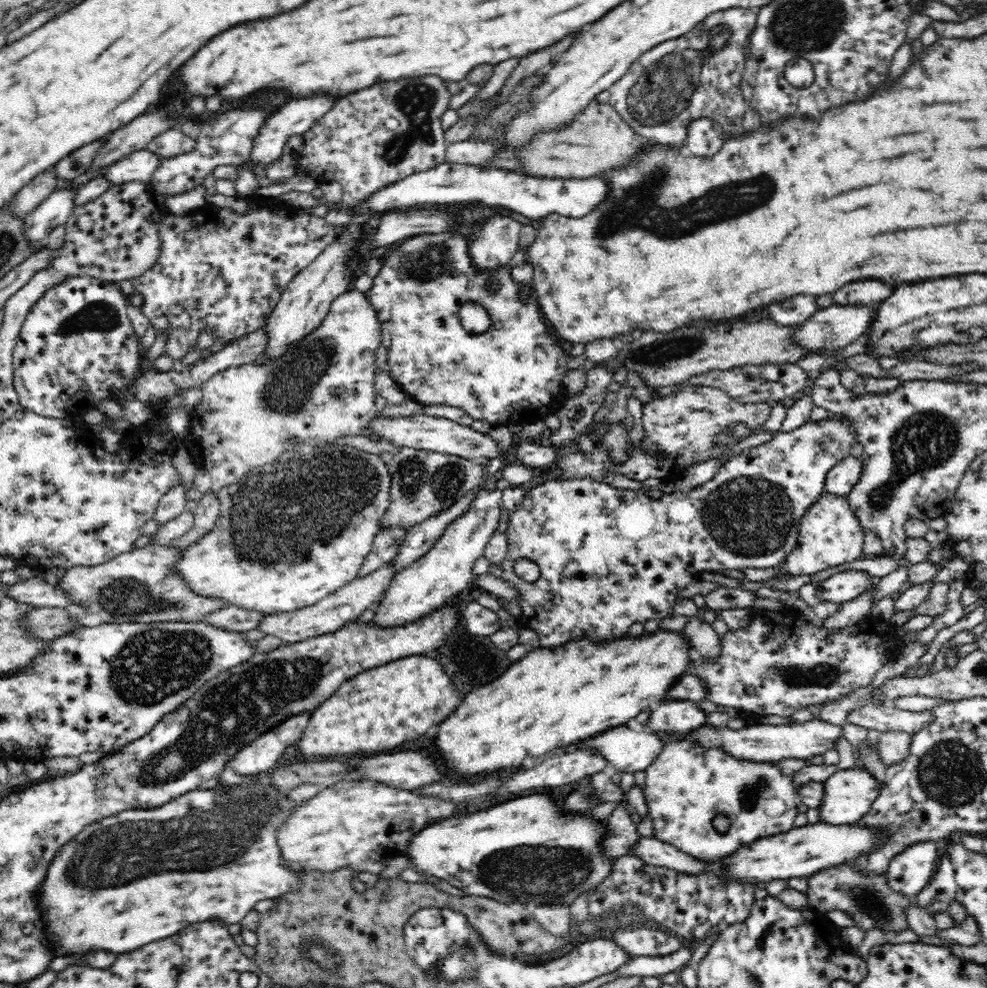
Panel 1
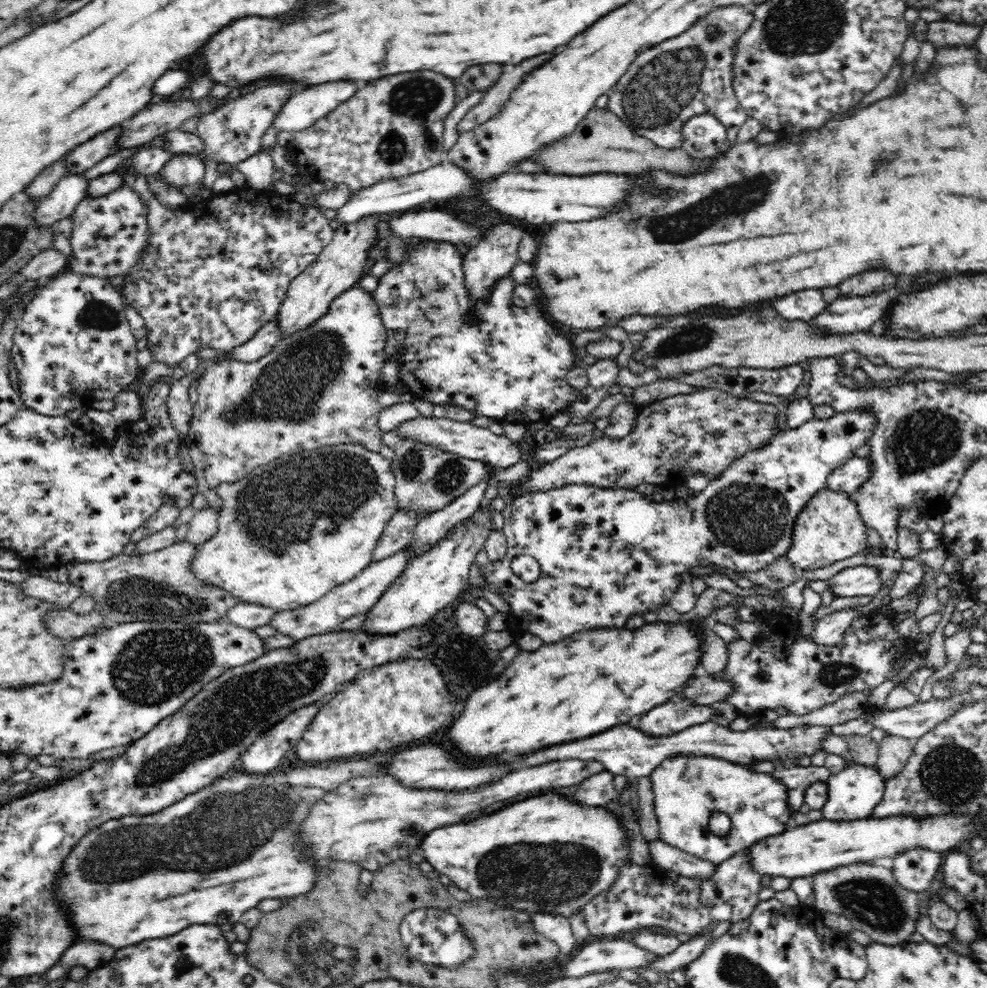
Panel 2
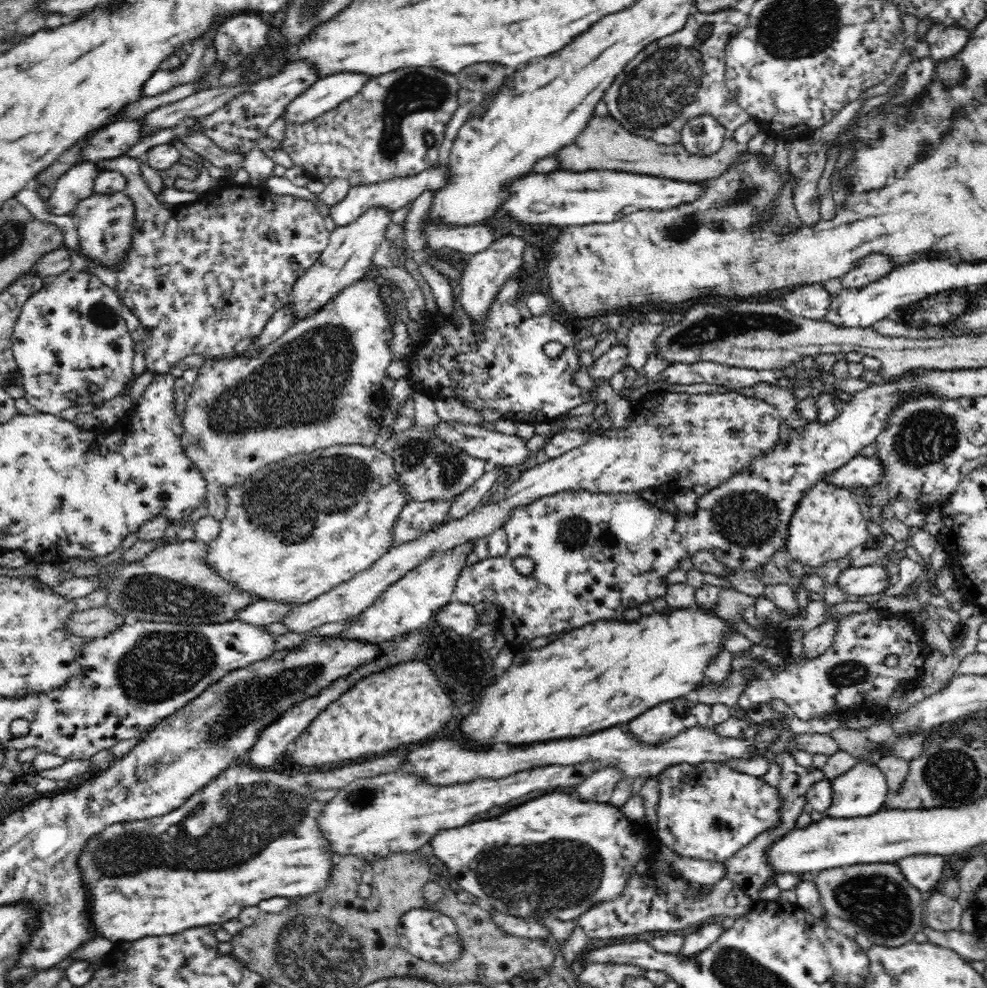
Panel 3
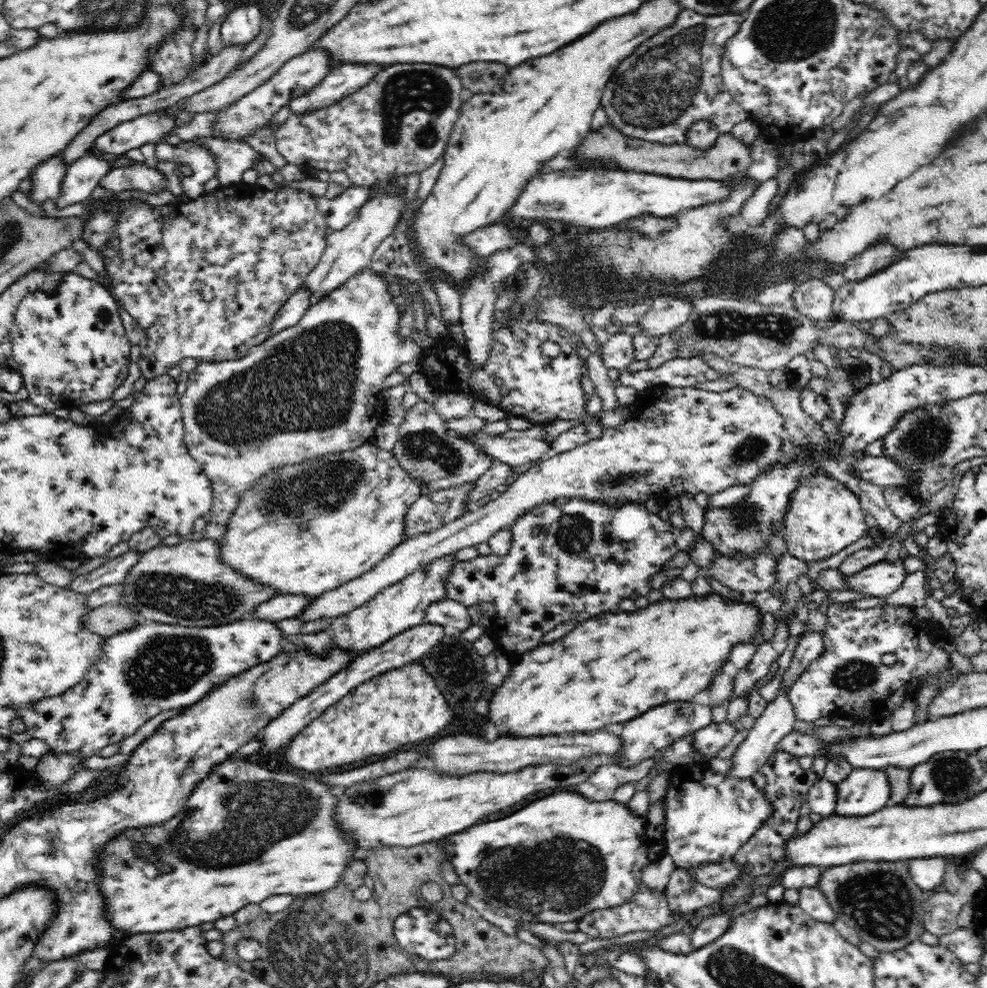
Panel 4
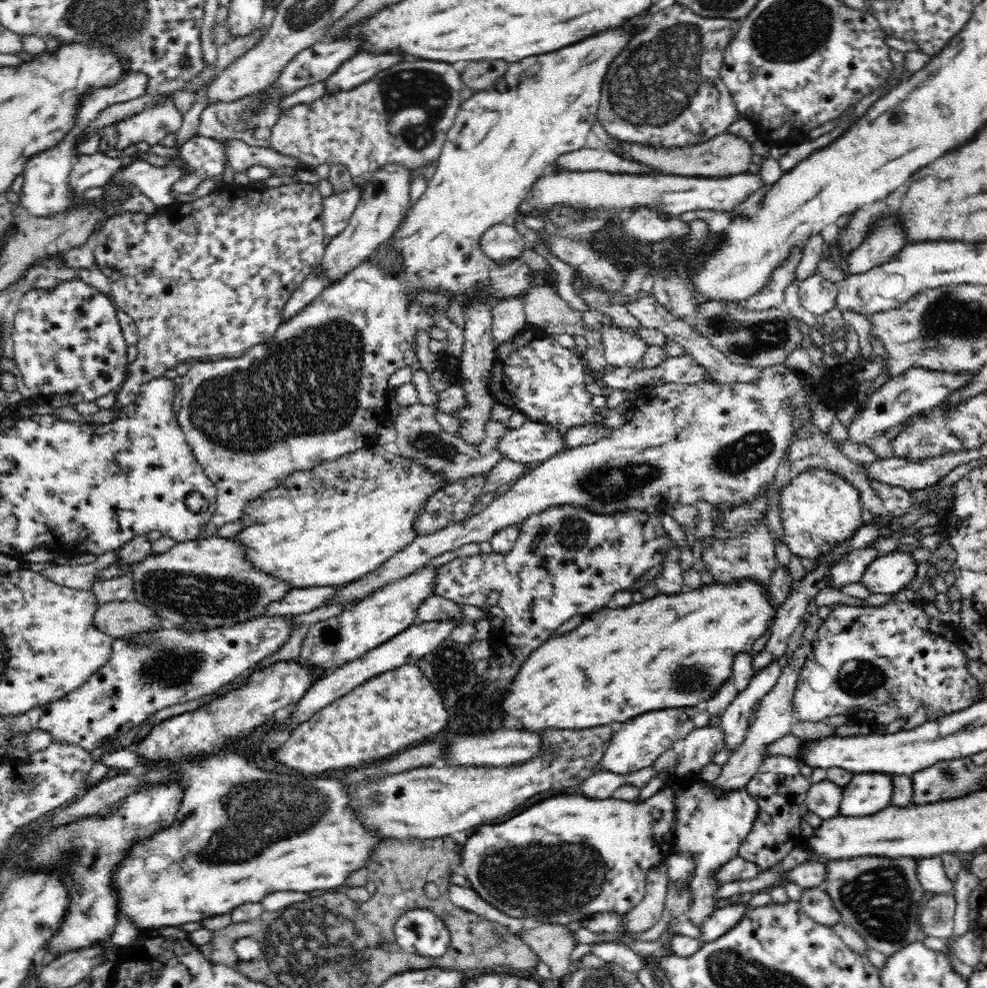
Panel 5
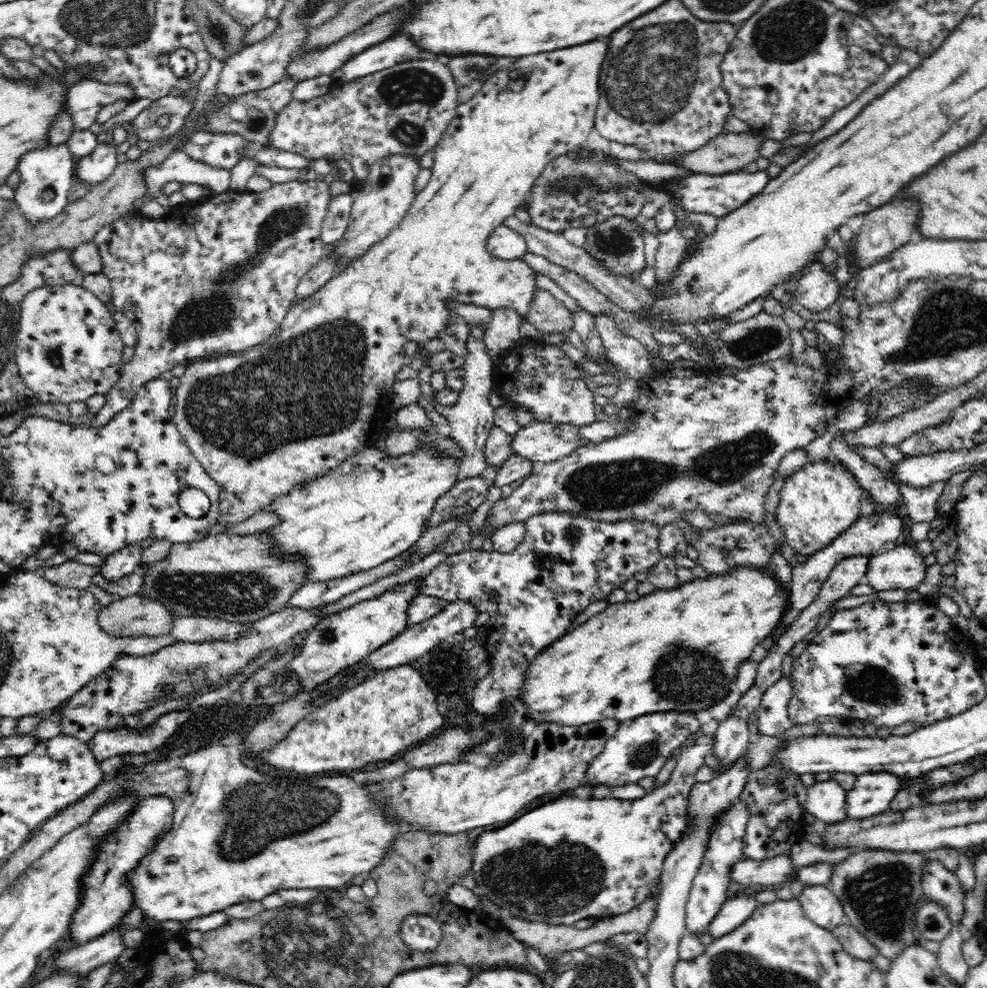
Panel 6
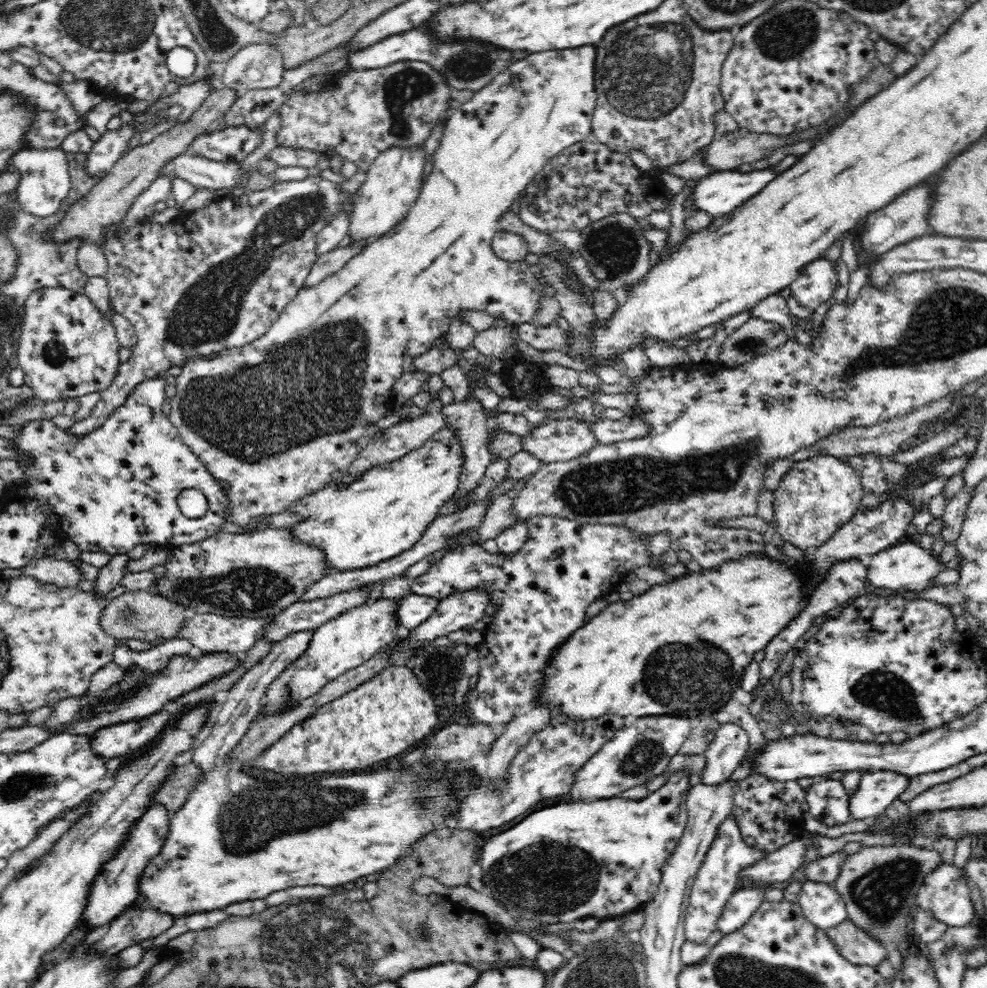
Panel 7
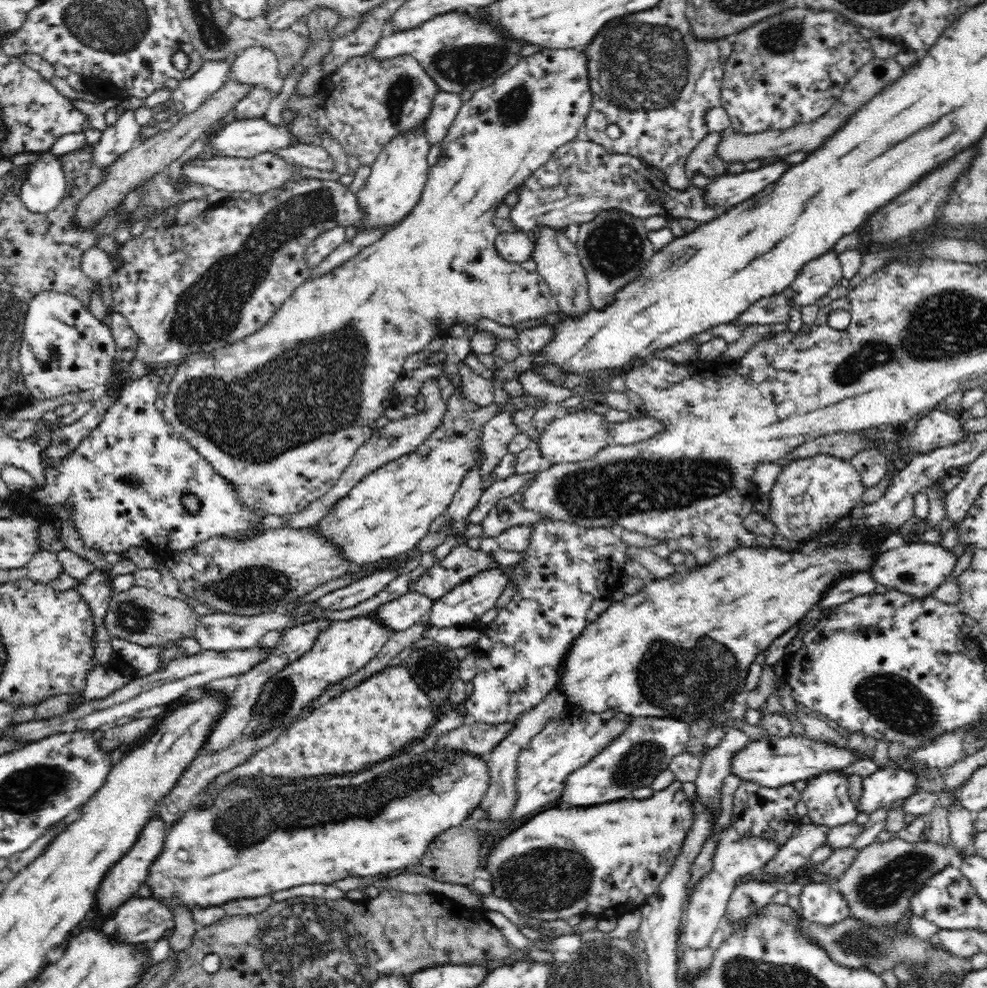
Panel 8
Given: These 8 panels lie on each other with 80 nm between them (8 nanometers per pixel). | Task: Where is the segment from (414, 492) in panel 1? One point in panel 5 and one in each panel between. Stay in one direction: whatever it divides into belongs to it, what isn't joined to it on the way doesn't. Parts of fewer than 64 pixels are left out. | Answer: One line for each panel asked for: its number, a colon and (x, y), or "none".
2: (427, 479)
3: (429, 469)
4: (426, 449)
5: (419, 436)

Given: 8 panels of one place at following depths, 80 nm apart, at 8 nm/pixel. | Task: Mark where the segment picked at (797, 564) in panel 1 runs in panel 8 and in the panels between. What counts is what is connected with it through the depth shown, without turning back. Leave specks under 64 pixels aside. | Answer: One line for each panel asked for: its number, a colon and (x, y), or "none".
2: (830, 528)
3: (830, 521)
4: (823, 516)
5: (818, 509)
6: (821, 500)
7: (818, 495)
8: (809, 495)

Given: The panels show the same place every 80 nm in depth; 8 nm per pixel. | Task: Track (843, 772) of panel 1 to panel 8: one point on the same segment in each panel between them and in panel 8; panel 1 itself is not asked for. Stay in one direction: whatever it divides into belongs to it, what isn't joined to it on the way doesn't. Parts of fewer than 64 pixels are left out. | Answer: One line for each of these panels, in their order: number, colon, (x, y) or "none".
2: (853, 793)
3: (862, 791)
4: (864, 791)
5: (866, 794)
6: (872, 793)
7: (878, 789)
8: (887, 785)

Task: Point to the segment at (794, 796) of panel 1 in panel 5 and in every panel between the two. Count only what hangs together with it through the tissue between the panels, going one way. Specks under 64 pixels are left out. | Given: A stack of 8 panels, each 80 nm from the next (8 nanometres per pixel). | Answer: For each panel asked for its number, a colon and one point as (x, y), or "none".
2: (688, 790)
3: (706, 811)
4: (709, 817)
5: (713, 827)

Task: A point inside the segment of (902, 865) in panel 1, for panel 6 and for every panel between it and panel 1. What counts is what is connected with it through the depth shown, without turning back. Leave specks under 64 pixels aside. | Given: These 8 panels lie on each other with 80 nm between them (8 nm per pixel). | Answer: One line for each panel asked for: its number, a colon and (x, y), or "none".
2: (915, 870)
3: (925, 872)
4: (928, 873)
5: (930, 871)
6: (939, 884)

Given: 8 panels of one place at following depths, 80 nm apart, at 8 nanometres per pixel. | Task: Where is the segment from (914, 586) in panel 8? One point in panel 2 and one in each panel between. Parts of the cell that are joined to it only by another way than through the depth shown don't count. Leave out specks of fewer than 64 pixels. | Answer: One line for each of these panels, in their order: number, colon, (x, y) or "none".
2: (862, 580)
3: (871, 579)
4: (877, 580)
5: (890, 573)
6: (901, 567)
7: (907, 566)

